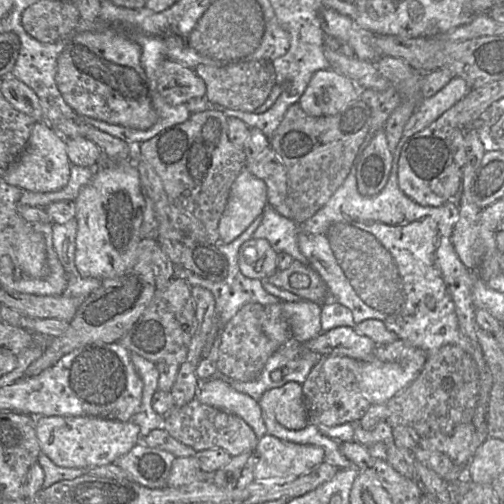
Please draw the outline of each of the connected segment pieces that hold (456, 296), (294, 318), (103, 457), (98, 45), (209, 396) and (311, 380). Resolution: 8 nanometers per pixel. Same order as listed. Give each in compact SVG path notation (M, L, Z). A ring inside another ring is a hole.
M453 77L435 95L422 99L415 112L416 124L409 131L403 132L393 152L388 181L374 196L363 196L357 189L356 169L361 157L360 146L342 185L311 218L298 224L298 245L309 264L326 283L332 299L351 310L356 324L368 319L380 320L400 339L428 354L448 344L457 345L467 352L476 362L479 372L479 400L472 420L473 425L479 426L485 421L488 412L492 374L476 335L478 325L475 320L476 307L472 300L472 271L460 261L451 242L453 228L459 219L459 207L450 200L439 207L421 206L406 196L398 184L398 164L406 142L458 103L469 90L464 79Z
M306 299L283 302L283 315L290 325L293 341L305 343L322 333L321 308L322 305Z
M93 416L36 417L36 436L41 452L56 465L66 468L91 469L114 463L141 441L140 427L132 421L119 421Z
M115 27L71 32L72 40L57 60L55 76L64 101L80 116L136 130L155 124L149 81L141 65L141 48Z
M214 376L203 381L196 398L203 404L241 417L259 439L266 435L262 409L258 402L249 395L236 391L221 378Z
M322 356L302 385L309 422L316 426L358 422L371 405L360 389L360 374L361 361L347 356Z

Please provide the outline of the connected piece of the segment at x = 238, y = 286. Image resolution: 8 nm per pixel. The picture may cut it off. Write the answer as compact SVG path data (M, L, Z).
M262 213L246 228L246 230L241 233L236 239L230 243L223 243L220 239L214 244L216 248L225 256L228 263L228 272L226 278L221 282L212 282L210 280L201 278L195 275L191 271L184 271L184 276L174 277L174 278L185 278L187 283L193 286L200 286L212 292L215 299L215 313L216 313L216 323L218 324L218 334L216 335L213 344L210 346L207 357L213 362L217 362L219 356L219 346L221 343L221 333L225 324L239 311L239 309L247 303L260 303L263 306L268 306L270 304L275 304L281 300L268 293L263 288L263 280L261 279L250 279L245 277L239 270L238 266L238 251L240 246L247 240L249 240L258 228L262 221Z

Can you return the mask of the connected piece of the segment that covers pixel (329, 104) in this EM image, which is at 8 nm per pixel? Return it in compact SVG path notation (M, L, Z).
M332 68L318 70L311 77L299 100L310 116L332 116L359 98L359 87Z

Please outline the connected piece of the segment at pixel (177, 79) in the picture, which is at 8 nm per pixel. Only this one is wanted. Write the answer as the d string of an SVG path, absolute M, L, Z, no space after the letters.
M164 60L157 72L157 91L169 105L176 106L205 96L206 85L191 68Z

